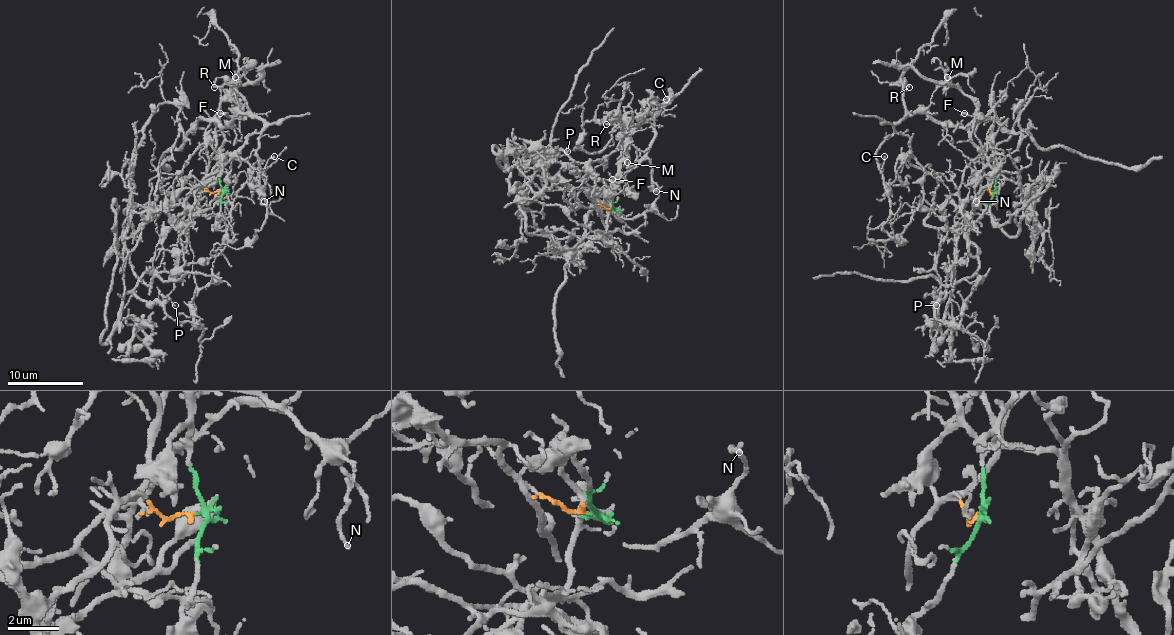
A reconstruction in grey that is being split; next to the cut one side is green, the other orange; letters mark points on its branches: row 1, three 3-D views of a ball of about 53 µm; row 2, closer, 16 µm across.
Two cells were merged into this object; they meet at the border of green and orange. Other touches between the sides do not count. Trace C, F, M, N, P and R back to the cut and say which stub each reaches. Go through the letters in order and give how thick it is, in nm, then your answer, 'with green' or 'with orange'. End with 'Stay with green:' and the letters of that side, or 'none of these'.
C: 110 nm | with green
F: 110 nm | with green
M: 130 nm | with green
N: 130 nm | with green
P: 100 nm | with orange
R: 200 nm | with green
Stay with green: C, F, M, N, R

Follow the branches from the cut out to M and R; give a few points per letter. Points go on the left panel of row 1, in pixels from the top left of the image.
M: (219, 192), (217, 150), (223, 140), (221, 131), (238, 106), (235, 85), (240, 76), (235, 78)
R: (219, 192), (221, 131), (248, 108), (246, 101), (229, 85), (214, 87)

